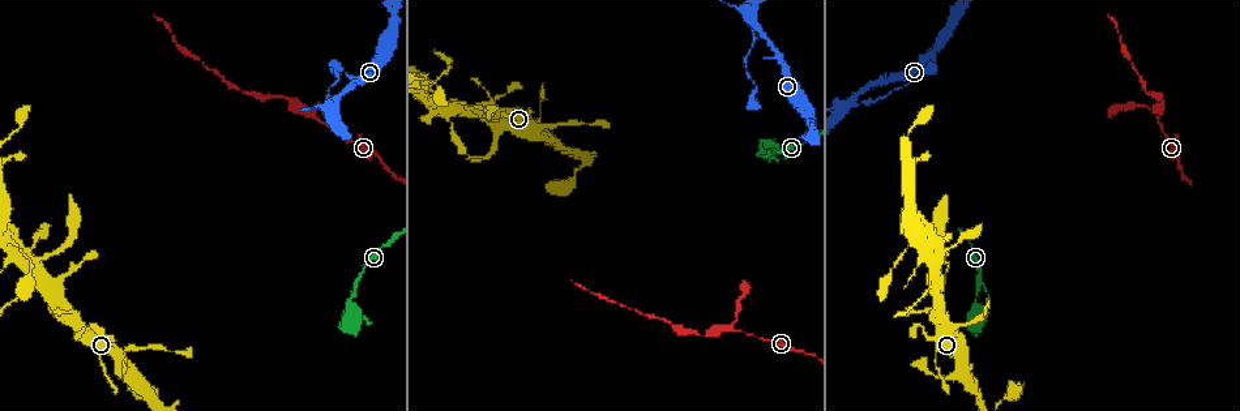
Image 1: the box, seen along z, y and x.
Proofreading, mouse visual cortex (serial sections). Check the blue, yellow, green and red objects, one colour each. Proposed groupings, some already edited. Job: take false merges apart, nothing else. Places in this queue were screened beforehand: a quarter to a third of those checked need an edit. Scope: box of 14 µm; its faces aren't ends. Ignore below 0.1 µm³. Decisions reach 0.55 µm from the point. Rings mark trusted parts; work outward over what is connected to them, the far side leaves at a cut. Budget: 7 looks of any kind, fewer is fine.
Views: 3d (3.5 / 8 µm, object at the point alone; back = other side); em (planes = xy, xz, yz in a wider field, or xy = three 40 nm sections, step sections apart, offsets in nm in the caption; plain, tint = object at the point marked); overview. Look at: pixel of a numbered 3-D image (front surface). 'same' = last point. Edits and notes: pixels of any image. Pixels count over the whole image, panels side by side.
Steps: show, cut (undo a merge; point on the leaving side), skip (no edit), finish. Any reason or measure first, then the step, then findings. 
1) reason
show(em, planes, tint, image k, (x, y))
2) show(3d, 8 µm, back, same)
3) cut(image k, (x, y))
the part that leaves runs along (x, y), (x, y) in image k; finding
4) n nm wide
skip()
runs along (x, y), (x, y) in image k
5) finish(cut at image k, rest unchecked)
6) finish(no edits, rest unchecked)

abrupt turn
show(3d, 8 µm, image 1, (337, 102))

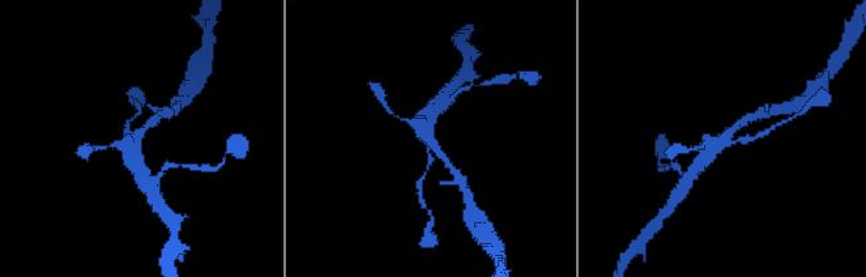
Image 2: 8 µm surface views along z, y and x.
zoom in
show(3d, 3.5 µm, image 2, (428, 145))

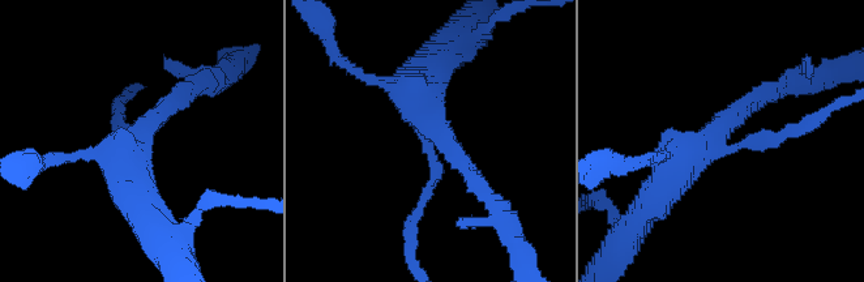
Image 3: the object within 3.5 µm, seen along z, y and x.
4 arms; arms of 150, 200, 200, 450 nm
show(em, xy, step 5, tint, image 3, (716, 135))

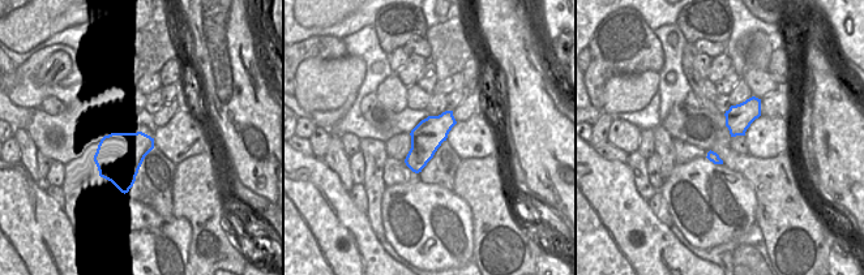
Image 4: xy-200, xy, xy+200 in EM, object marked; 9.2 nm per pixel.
280 nm wide
skip()
runs along (769, 89), (689, 153), (655, 197) in image 3; continuous, no second cell

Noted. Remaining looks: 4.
calibre changes
show(em, xy, step 1, tint, image 1, (767, 151))

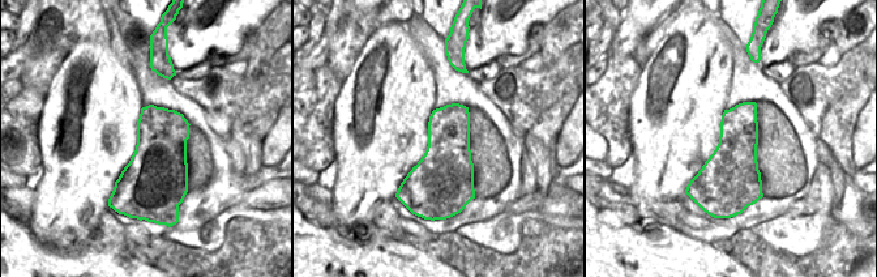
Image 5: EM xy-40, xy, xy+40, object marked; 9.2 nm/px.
wider look
show(3d, 3.5 µm, same)

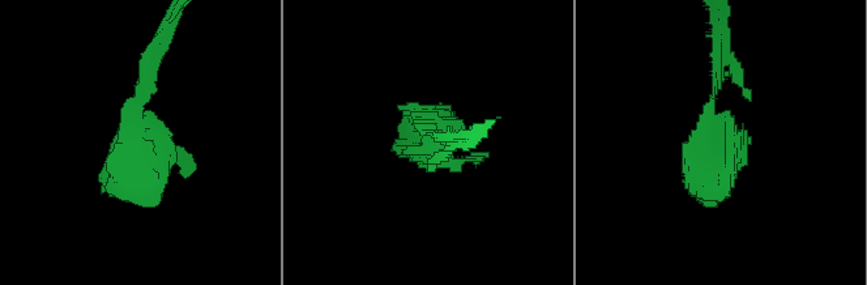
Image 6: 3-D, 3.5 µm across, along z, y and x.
460 nm wide
skip()
runs along (157, 51), (141, 167), (105, 188) in image 6; all the same cell

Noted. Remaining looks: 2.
finish(no edits, rest unchecked)

